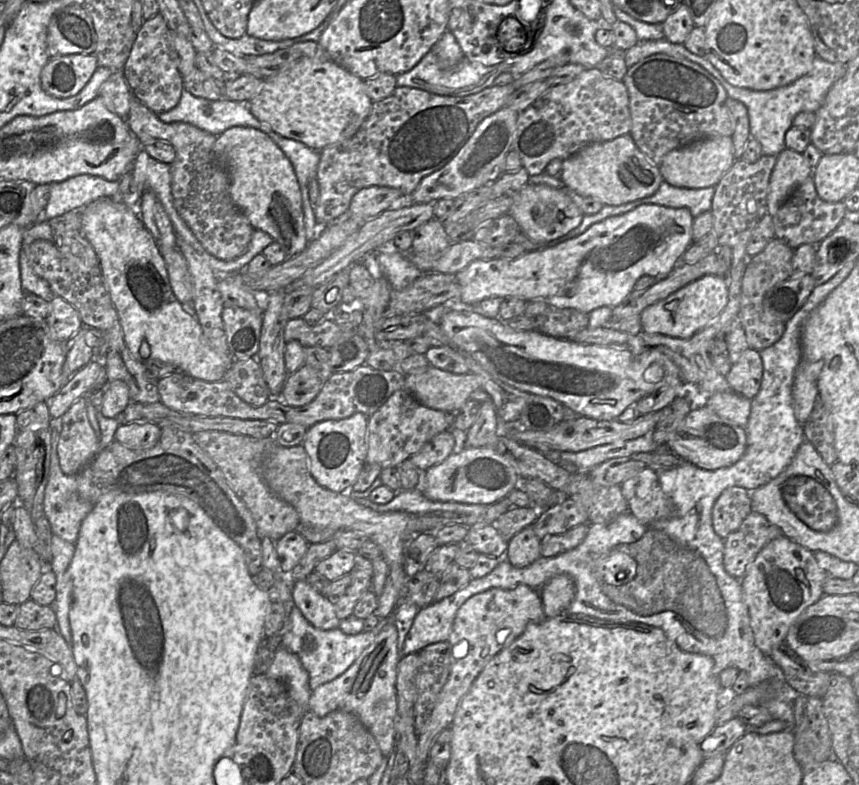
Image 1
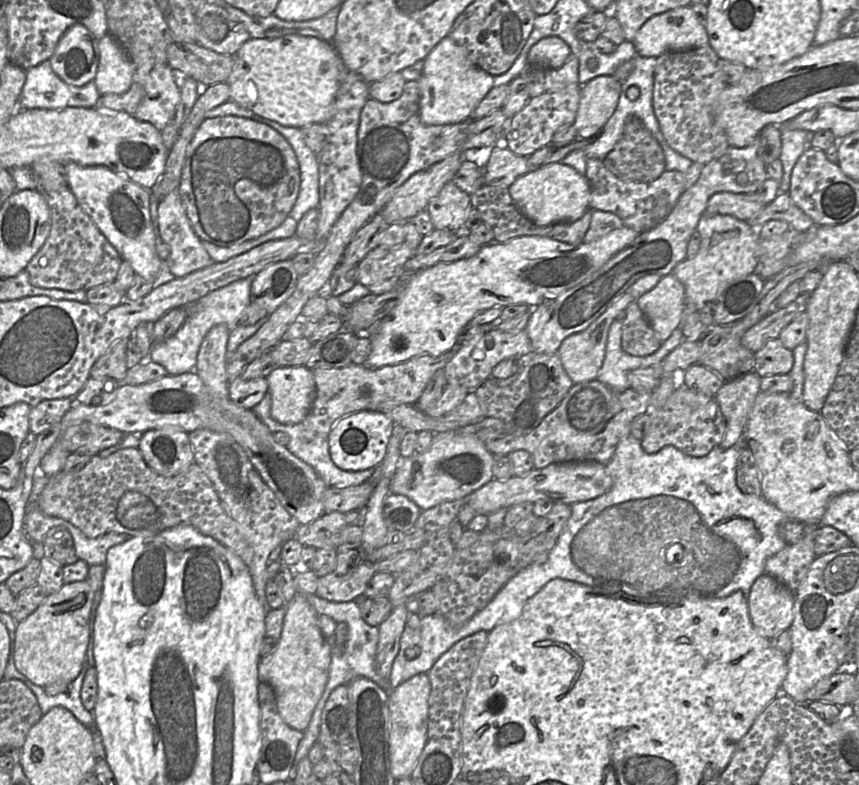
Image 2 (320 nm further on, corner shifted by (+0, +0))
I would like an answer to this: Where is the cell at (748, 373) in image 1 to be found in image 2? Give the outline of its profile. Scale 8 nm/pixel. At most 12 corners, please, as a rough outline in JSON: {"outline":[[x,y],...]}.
{"outline":[[779,339],[755,352],[753,371],[760,377],[789,374],[793,351]]}

